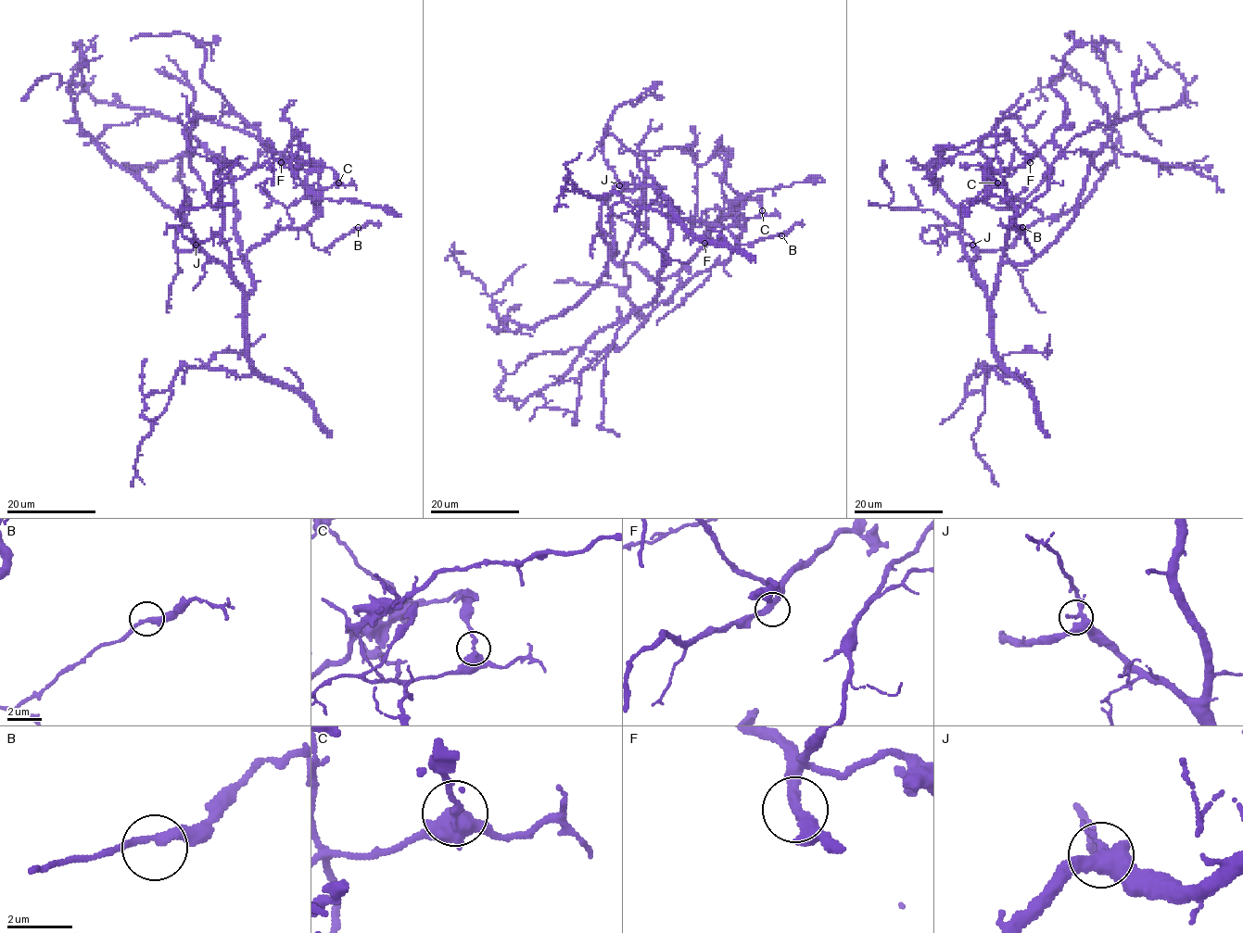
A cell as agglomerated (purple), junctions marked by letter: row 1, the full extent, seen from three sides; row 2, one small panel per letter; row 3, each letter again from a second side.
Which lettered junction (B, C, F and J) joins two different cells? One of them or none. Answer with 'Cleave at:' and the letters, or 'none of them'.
Cleave at: C

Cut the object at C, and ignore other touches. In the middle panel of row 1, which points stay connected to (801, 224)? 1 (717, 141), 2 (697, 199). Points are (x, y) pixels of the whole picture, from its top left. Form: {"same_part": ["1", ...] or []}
{"same_part": ["2"]}

